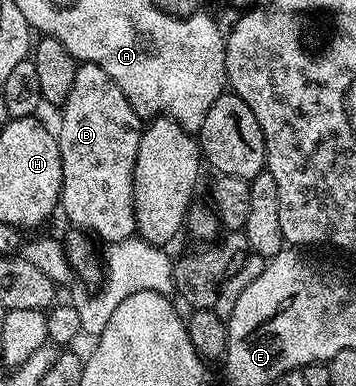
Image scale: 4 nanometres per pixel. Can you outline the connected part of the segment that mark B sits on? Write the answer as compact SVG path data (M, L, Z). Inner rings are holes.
M79 63L72 81L72 93L61 104L62 120L56 126L60 169L62 170L61 214L66 214L71 228L86 232L95 240L103 239L106 245L131 238L134 229L134 166L136 149L140 149L140 137L144 130L143 120L128 105L128 97L120 93L120 85L95 63Z

